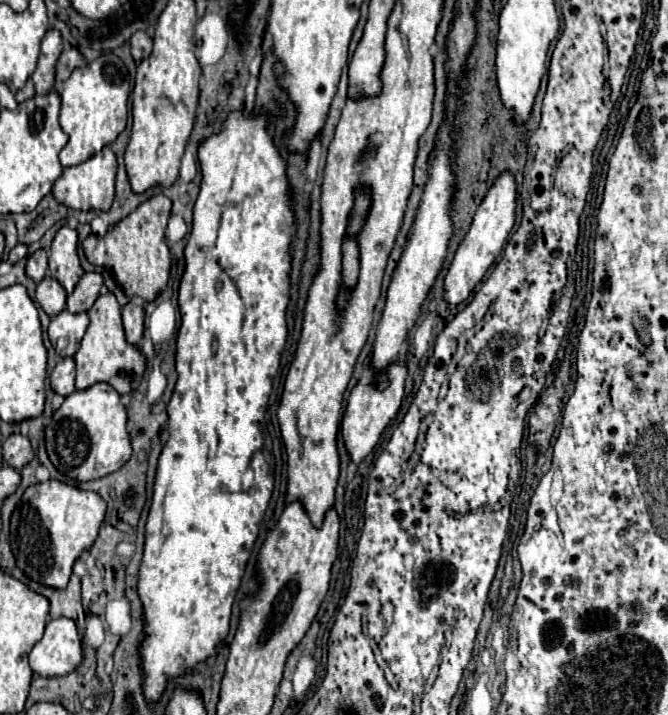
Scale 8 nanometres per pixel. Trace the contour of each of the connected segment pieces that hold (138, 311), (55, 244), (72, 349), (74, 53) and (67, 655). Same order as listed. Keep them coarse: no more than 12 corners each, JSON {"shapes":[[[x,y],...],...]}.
{"shapes":[[[128,302],[122,308],[126,338],[138,344],[144,332],[144,308]],[[68,226],[50,246],[50,276],[68,294],[84,274],[76,246]],[[62,310],[50,320],[48,338],[60,356],[74,356],[86,312]],[[76,48],[64,50],[56,64],[56,88],[74,68],[84,66]],[[72,618],[46,624],[34,674],[66,676],[82,662]]]}

